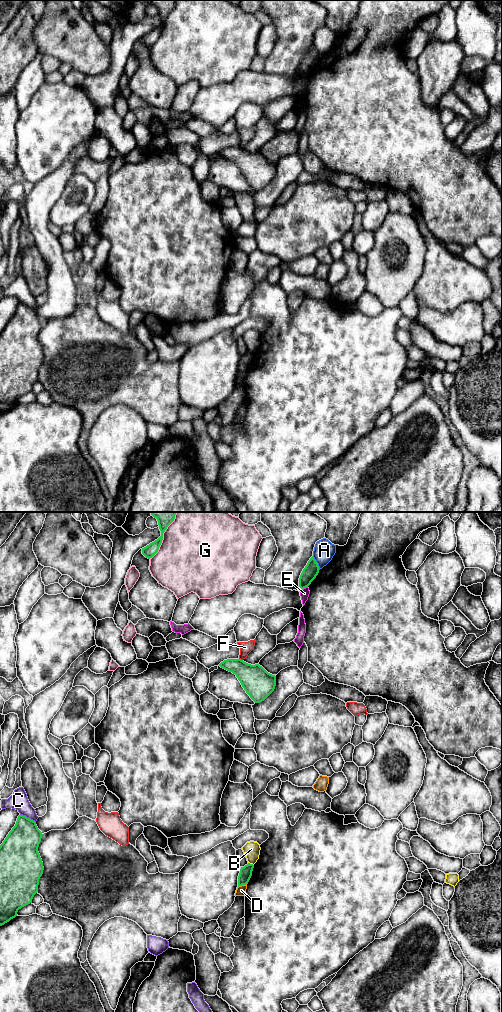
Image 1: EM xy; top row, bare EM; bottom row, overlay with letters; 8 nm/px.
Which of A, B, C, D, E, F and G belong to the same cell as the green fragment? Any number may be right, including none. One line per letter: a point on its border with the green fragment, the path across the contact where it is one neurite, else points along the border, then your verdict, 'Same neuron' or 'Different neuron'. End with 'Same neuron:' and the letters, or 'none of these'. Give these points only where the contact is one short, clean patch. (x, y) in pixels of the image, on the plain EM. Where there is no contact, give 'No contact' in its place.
A: Touches green at xy (317, 51). Different neuron
B: Touches green at xy (251, 352). Different neuron
C: Touches green at xy (28, 306). Different neuron
D: Touches green at xy (242, 372). Boundary: xy (246, 371), (238, 375). Different neuron
E: Touches green at xy (304, 75). Different neuron
F: Touches green at xy (240, 147). Different neuron
G: Touches green at xy (162, 24). Different neuron
Same neuron: none of these

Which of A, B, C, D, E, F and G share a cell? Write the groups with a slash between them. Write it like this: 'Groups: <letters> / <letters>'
Groups: A / B / C / D / E / F / G

